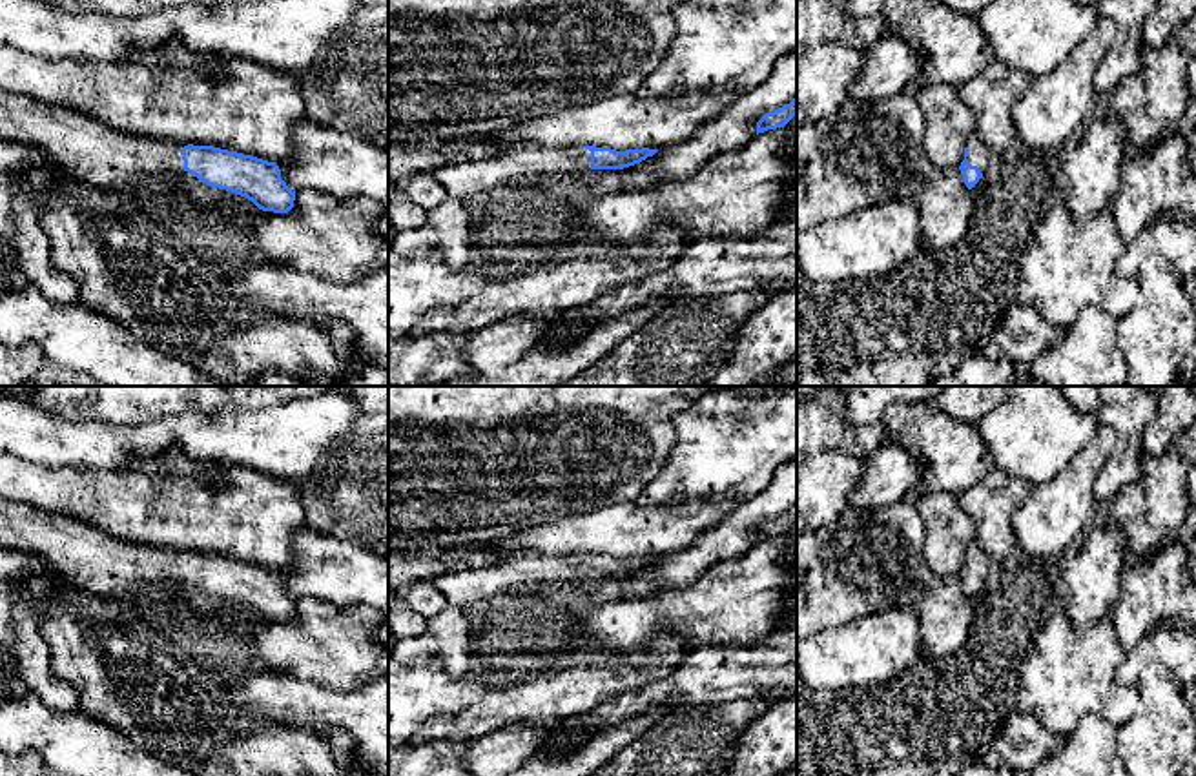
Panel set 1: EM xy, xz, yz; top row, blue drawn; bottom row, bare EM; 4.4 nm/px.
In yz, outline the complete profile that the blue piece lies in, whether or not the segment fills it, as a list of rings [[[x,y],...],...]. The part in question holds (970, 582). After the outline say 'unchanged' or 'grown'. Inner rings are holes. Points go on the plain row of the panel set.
[[[977,541],[968,545],[964,568],[959,574],[968,597],[981,590],[981,585],[990,570],[990,559],[992,557],[979,546]]]; grown

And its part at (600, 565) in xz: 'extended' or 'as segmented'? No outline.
extended

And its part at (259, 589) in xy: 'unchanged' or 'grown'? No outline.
grown

